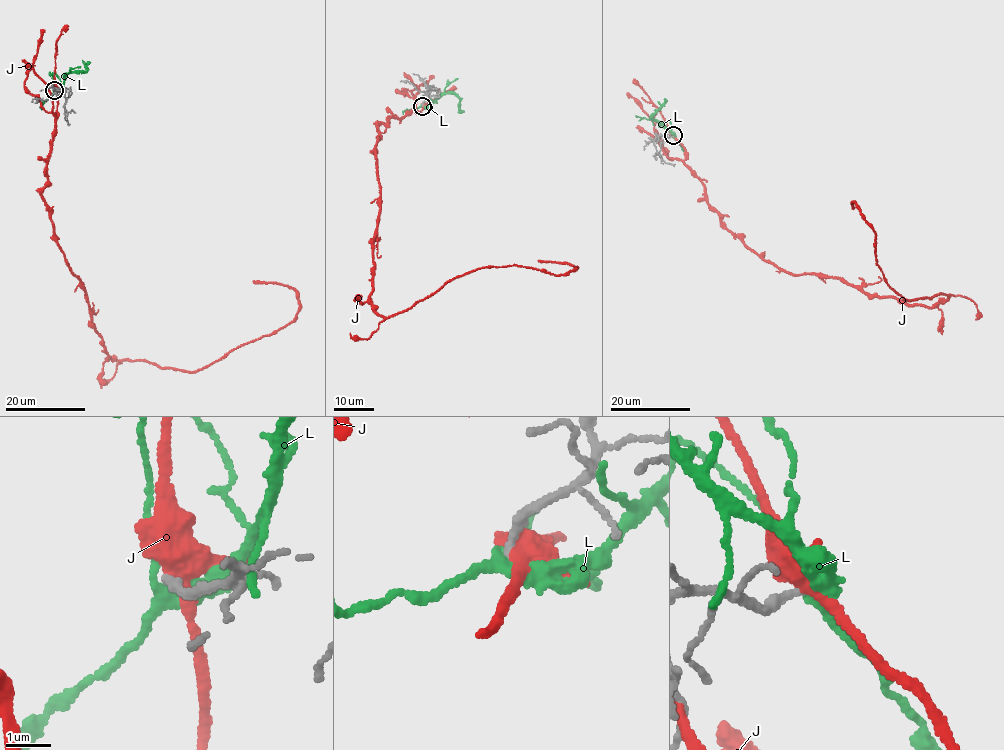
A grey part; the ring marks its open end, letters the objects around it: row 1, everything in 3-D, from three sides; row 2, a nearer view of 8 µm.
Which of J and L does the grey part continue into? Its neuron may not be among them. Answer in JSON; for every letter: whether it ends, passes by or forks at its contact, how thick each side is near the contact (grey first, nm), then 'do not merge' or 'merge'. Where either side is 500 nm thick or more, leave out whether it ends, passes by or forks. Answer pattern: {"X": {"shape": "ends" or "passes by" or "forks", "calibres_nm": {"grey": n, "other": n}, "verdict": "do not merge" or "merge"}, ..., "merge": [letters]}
{"J": {"shape": "forks", "calibres_nm": {"grey": 200, "other": 380}, "verdict": "do not merge"}, "L": {"shape": "forks", "calibres_nm": {"grey": 180, "other": 260}, "verdict": "do not merge"}, "merge": []}

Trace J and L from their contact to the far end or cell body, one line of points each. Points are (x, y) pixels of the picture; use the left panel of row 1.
J: (55, 90), (42, 194), (107, 360), (189, 372), (290, 324), (298, 294), (253, 281)
L: (54, 90), (60, 89), (67, 74), (85, 71), (89, 61)

